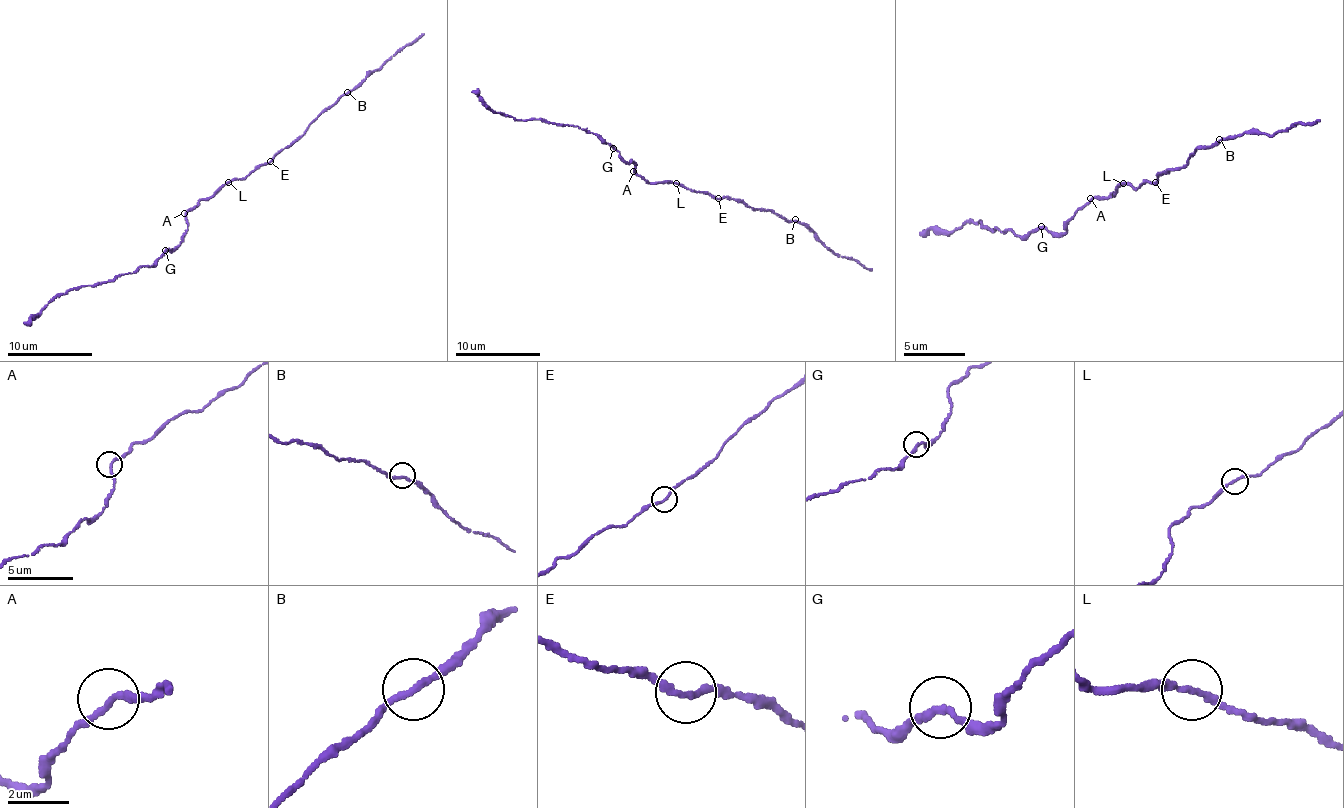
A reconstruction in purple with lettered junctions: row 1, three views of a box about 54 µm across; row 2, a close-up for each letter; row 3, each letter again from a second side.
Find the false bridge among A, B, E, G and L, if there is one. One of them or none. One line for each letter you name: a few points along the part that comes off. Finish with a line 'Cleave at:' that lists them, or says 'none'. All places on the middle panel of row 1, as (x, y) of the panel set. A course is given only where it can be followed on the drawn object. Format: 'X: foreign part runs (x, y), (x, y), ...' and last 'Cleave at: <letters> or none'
Cleave at: none

